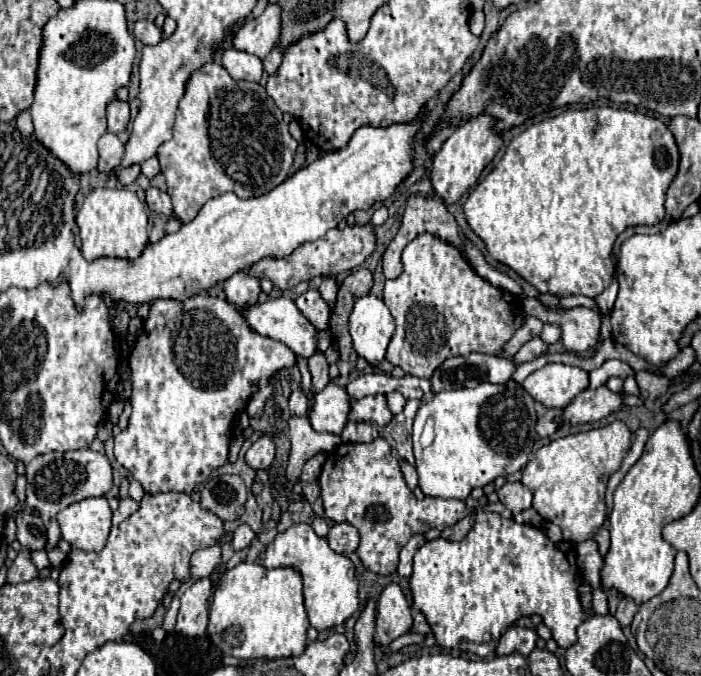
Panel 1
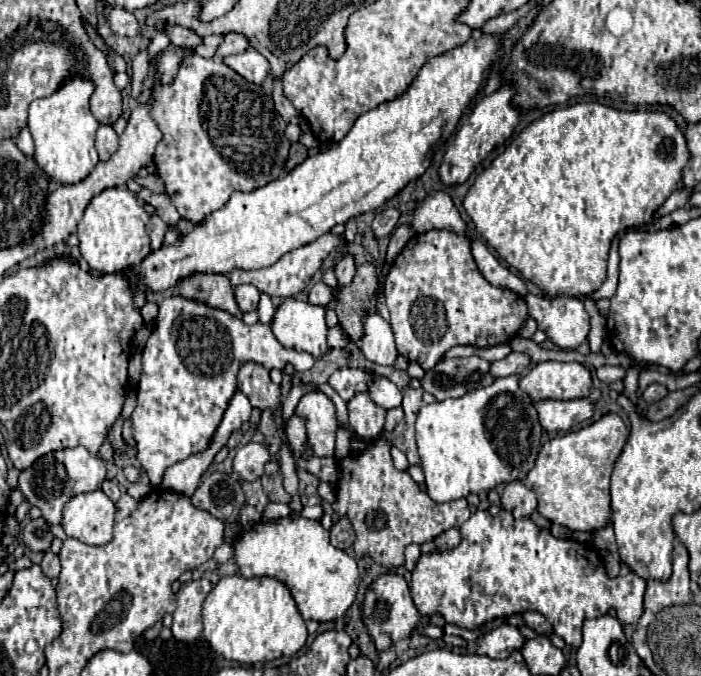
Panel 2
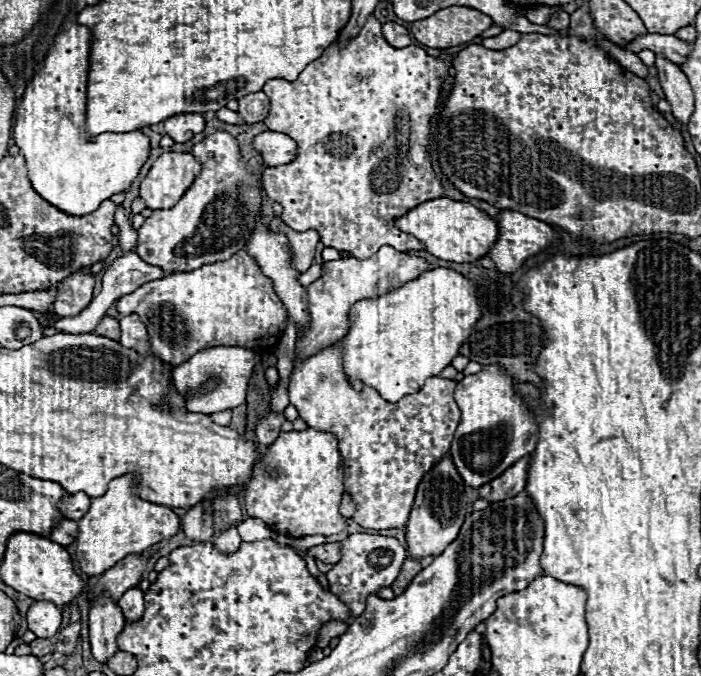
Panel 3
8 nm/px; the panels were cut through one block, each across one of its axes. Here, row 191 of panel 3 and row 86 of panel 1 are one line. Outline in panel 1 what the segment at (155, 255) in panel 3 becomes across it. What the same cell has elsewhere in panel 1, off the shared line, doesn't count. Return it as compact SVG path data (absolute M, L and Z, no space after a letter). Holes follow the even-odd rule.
M216 62L202 66L186 84L186 94L176 112L172 140L158 148L158 160L168 184L174 216L182 222L190 222L210 198L222 192L234 192L238 198L254 198L274 190L288 178L296 146L298 142L288 134L288 124L282 120L280 108L270 100L270 96L266 96L264 86L254 82L236 82L224 66Z

